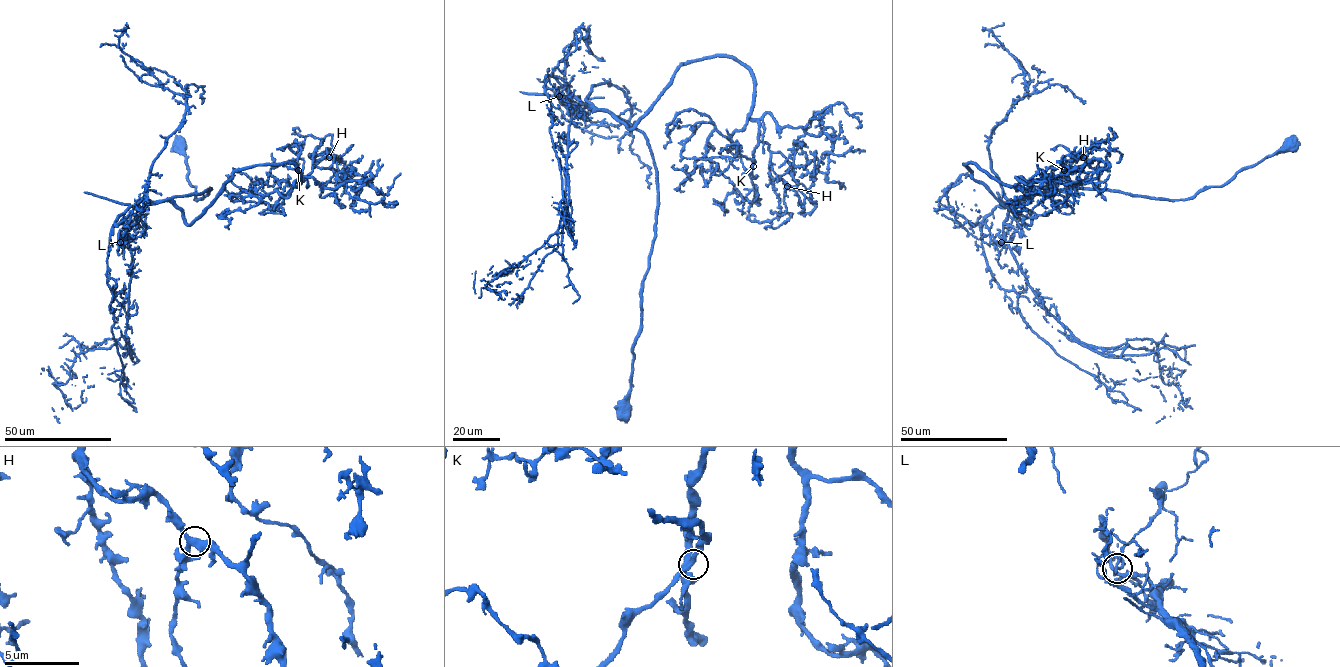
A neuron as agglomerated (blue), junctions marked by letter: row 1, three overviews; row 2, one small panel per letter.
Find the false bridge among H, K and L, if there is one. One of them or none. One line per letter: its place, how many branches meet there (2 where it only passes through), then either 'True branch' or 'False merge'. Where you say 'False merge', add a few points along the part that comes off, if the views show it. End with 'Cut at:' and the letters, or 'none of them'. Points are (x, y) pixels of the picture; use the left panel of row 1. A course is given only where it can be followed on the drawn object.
H: Place: (329, 157). Branches: 3. True branch
K: Place: (298, 170). Branches: 3. True branch
L: Place: (120, 242). Branches: 3. False merge. Course of the part to remove: (120, 242), (129, 351), (118, 371), (76, 375), (82, 403), (54, 411), (59, 423)
Cut at: L

